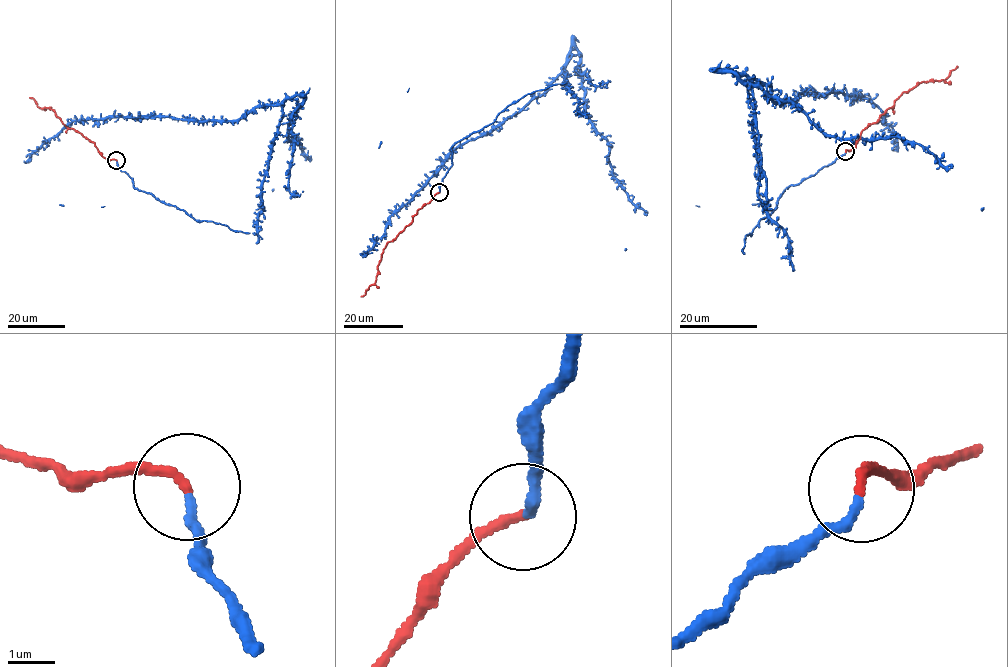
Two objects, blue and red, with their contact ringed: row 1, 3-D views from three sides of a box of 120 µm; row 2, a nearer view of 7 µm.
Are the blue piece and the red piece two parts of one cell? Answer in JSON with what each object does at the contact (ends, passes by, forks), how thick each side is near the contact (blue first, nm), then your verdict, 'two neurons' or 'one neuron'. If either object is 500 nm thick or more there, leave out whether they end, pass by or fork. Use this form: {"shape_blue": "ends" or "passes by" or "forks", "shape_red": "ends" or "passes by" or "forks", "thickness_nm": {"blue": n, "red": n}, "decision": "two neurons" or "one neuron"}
{"shape_blue": "ends", "shape_red": "ends", "thickness_nm": {"blue": 200, "red": 200}, "decision": "one neuron"}

